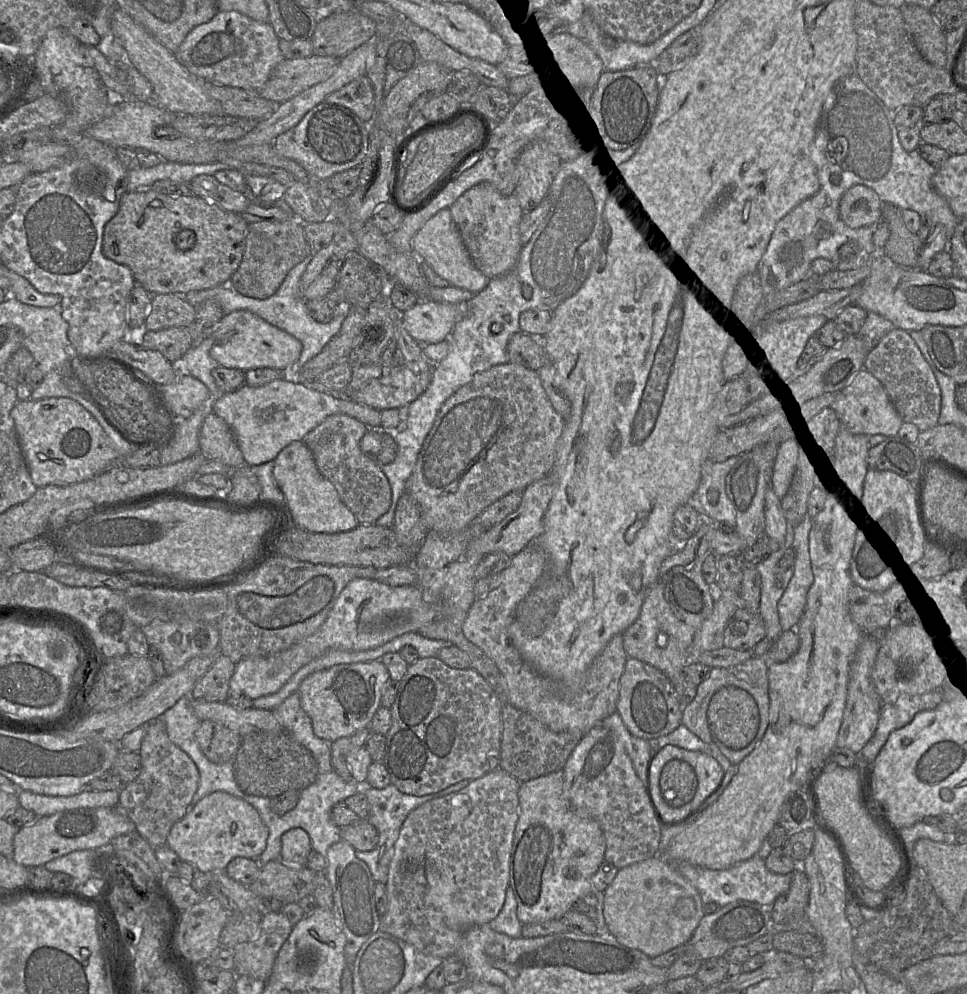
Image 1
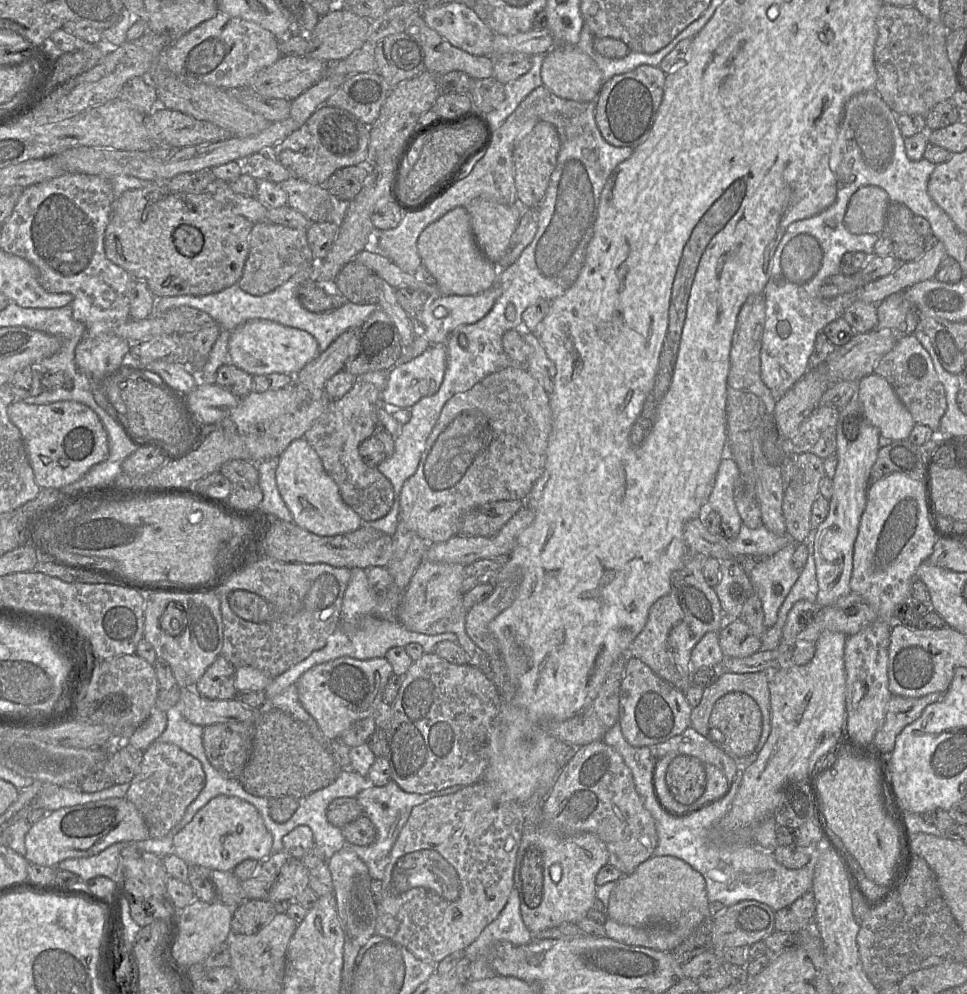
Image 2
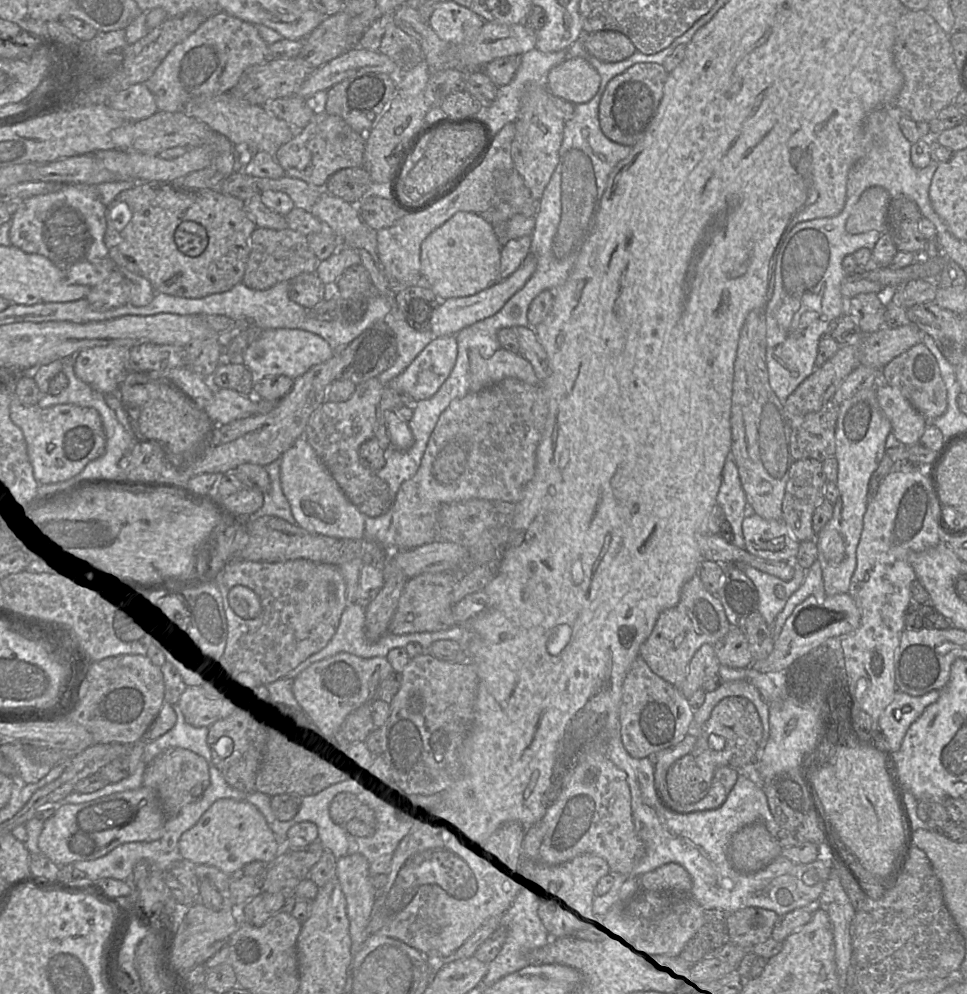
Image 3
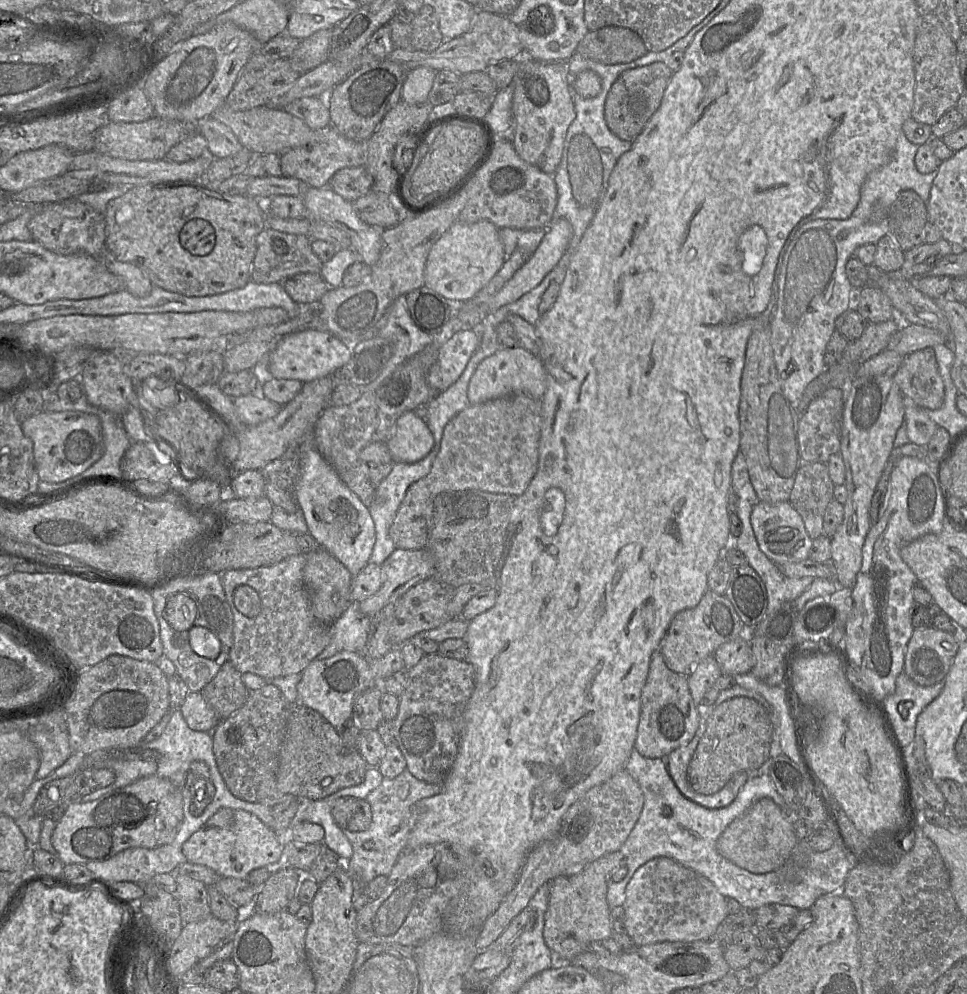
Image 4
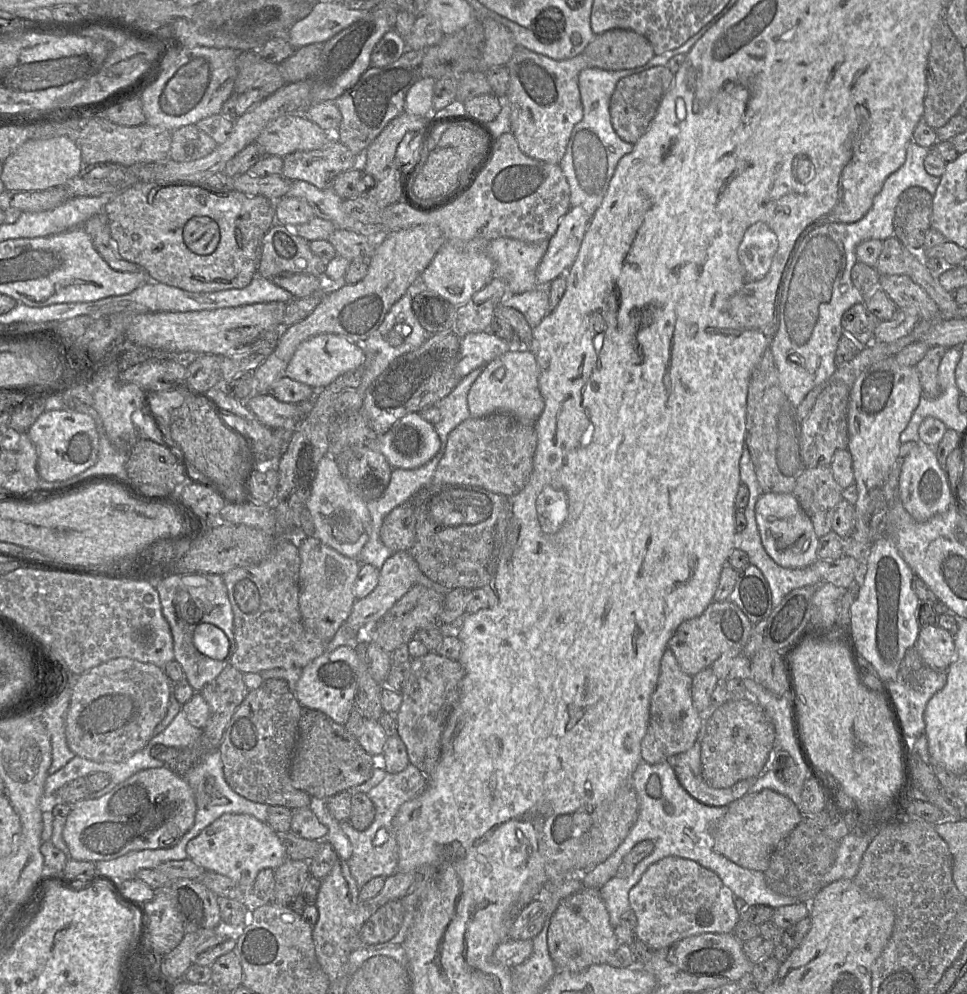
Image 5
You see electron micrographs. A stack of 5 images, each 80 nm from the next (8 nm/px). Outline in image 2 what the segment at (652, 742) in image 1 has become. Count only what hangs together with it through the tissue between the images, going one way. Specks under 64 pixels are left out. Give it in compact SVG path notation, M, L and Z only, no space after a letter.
M688 727L682 734L662 744L651 746L650 749L654 761L659 760L667 752L677 752L678 754L697 757L702 763L715 765L727 779L727 792L738 771L738 763L733 758L693 727Z

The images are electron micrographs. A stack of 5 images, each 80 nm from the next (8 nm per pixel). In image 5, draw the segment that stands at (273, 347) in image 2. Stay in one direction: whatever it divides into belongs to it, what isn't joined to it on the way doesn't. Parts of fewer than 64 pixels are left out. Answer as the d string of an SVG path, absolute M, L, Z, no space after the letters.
M337 334L314 336L299 345L286 370L285 377L304 383L315 390L321 390L340 375L362 366L365 352L361 344Z

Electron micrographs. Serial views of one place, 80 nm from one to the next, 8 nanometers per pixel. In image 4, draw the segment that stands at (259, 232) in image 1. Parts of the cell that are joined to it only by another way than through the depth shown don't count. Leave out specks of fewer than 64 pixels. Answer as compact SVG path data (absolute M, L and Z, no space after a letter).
M266 227L256 238L256 254L253 260L251 281L260 284L281 283L300 273L320 274L323 262L312 251L308 235L290 234Z

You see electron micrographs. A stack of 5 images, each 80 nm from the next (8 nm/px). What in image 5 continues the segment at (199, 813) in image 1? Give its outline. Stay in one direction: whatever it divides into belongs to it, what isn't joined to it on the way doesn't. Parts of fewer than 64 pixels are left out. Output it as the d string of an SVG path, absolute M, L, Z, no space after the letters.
M225 813L203 829L186 846L188 858L203 869L225 875L238 883L245 894L250 891L262 869L276 869L287 859L278 835L267 822L249 814Z

